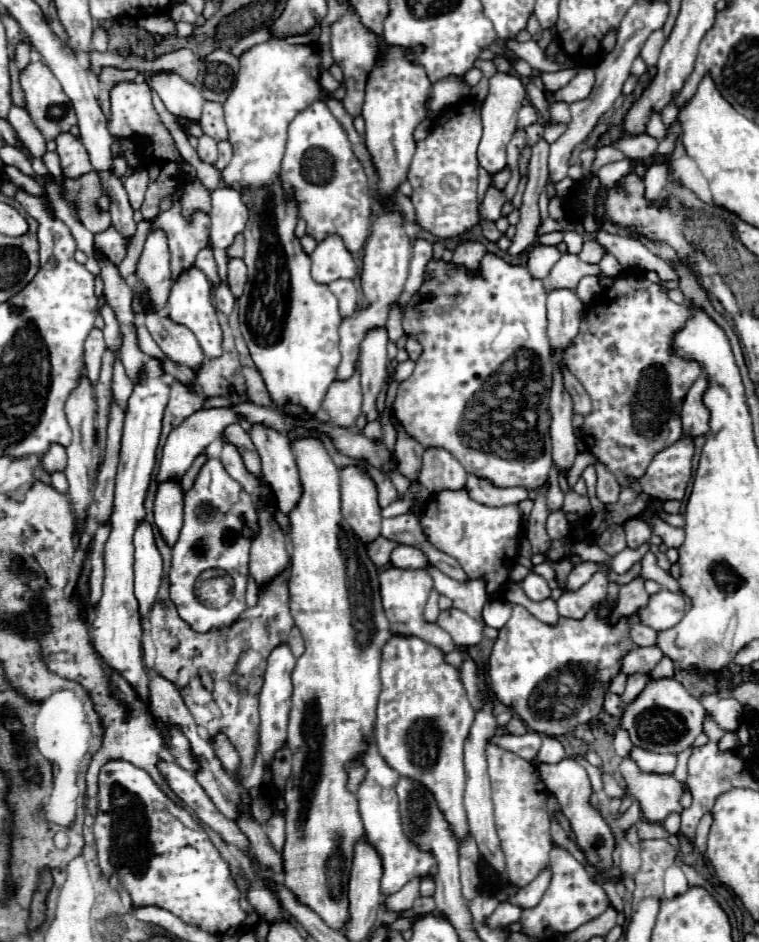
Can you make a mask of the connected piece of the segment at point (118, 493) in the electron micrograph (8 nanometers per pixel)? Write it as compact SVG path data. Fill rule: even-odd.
M149 359L143 379L135 385L125 413L121 439L121 461L115 479L115 505L111 513L111 535L105 543L105 581L103 597L93 615L93 645L107 667L117 671L137 693L147 691L147 675L143 675L143 627L139 603L135 599L133 575L133 533L137 523L145 519L145 497L151 483L155 455L161 437L161 419L169 401L169 387L159 379L161 367L157 359Z

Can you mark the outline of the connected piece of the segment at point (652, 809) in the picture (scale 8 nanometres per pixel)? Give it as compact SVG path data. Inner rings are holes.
M623 759L619 771L625 779L627 793L641 805L641 813L647 821L665 821L671 813L681 813L681 797L687 785L677 781L673 775L647 773L637 767L633 759Z

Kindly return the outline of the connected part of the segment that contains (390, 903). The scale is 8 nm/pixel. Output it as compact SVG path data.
M413 878L401 890L386 898L386 906L390 911L402 912L413 906L420 895L420 878Z

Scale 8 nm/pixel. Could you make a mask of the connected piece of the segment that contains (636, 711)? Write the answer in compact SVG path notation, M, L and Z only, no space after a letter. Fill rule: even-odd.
M649 679L643 693L627 705L623 715L623 727L629 731L633 745L655 753L675 753L679 755L693 745L697 735L703 731L705 709L691 697L677 679Z

